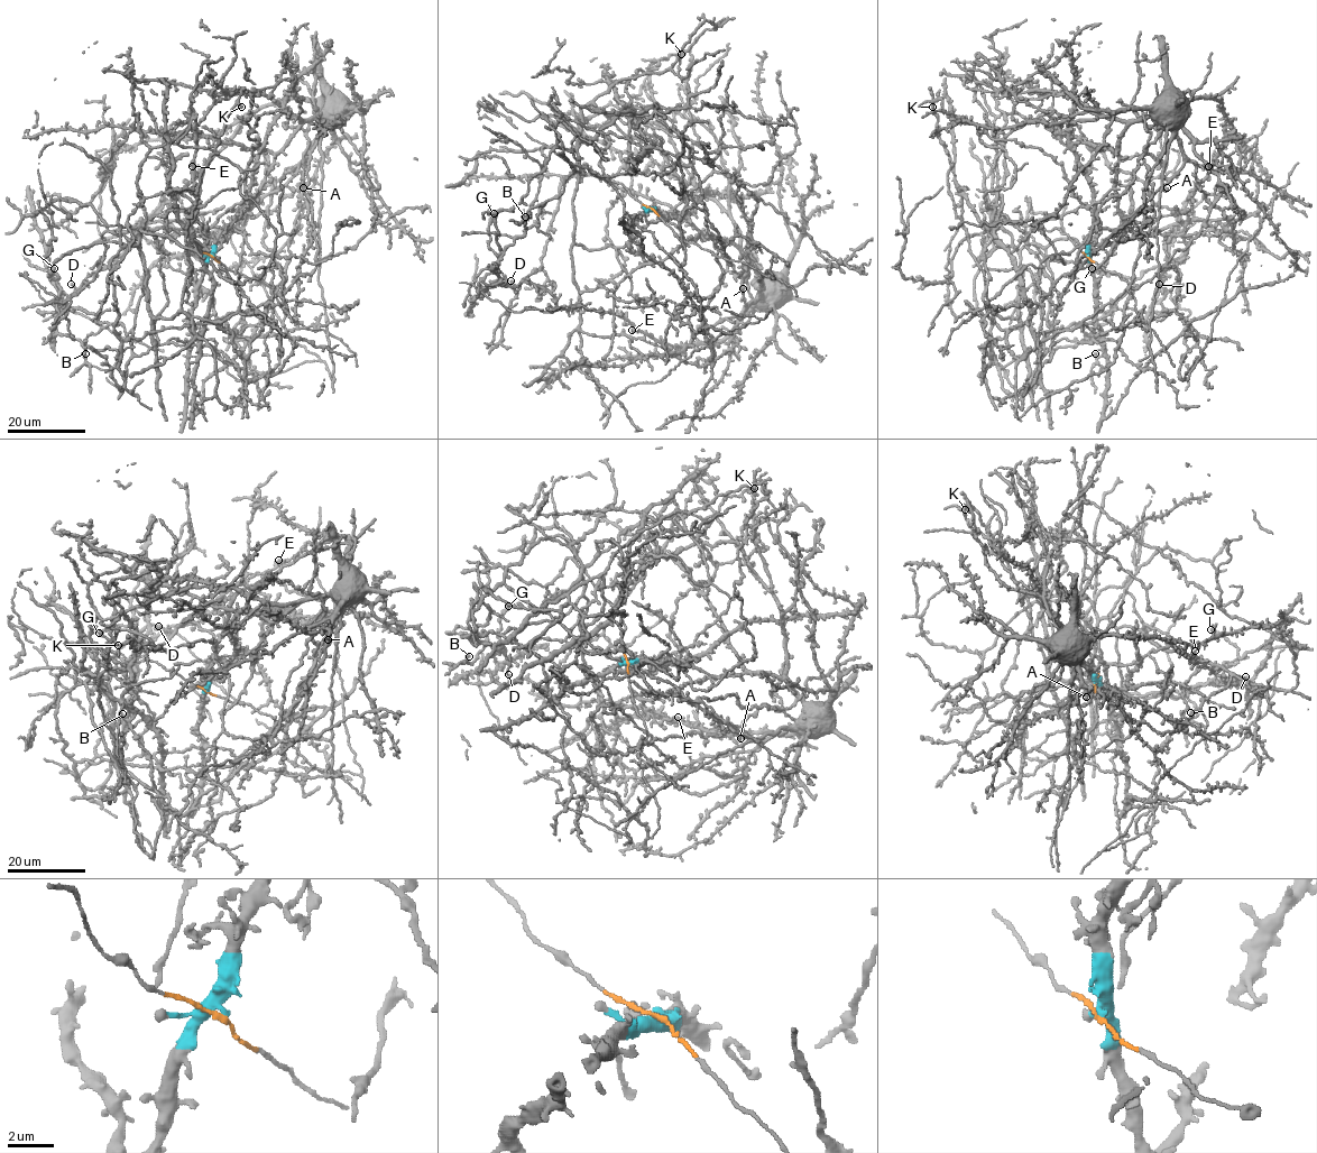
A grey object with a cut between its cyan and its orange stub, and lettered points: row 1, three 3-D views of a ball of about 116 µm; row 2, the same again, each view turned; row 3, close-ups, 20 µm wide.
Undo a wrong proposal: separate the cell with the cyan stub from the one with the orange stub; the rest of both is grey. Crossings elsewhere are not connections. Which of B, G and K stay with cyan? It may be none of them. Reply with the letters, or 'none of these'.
B, G, K

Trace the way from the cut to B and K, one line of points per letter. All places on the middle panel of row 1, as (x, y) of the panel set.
B: (653, 209), (631, 222), (606, 176), (579, 164), (571, 165), (559, 194), (532, 208), (524, 227), (525, 217)
K: (653, 209), (668, 219), (622, 247), (574, 243), (580, 143), (631, 101), (625, 86), (637, 70), (682, 54)

